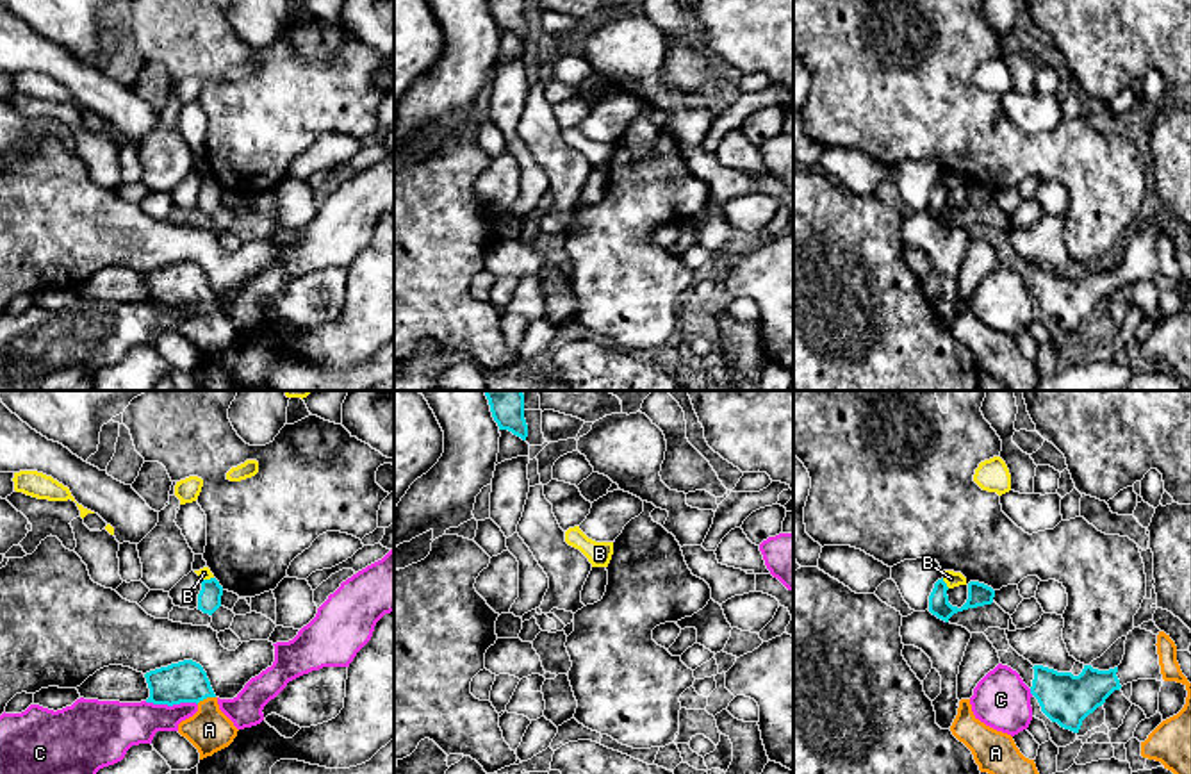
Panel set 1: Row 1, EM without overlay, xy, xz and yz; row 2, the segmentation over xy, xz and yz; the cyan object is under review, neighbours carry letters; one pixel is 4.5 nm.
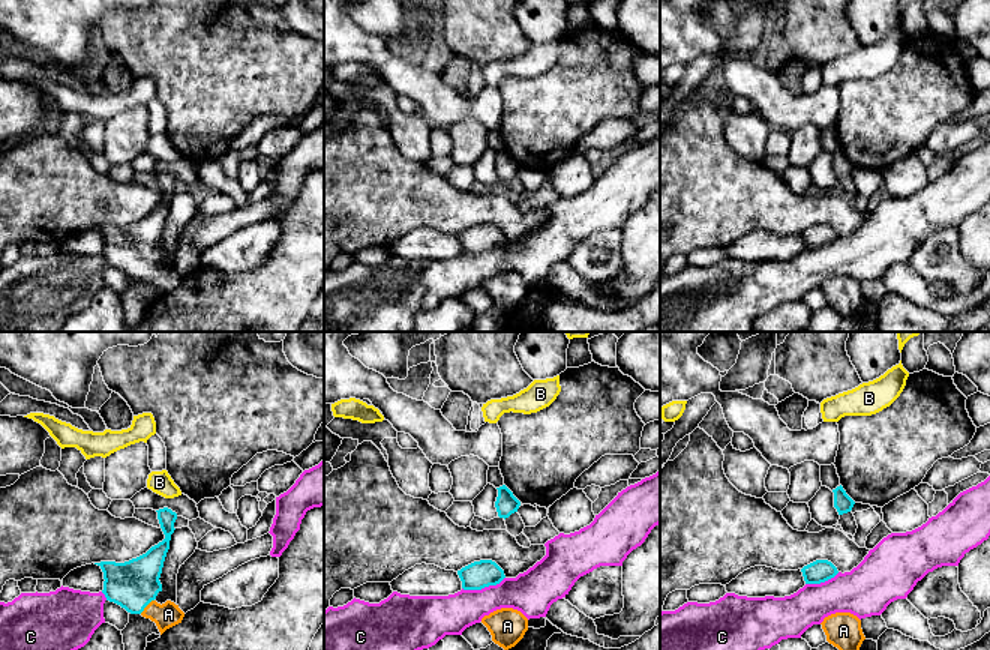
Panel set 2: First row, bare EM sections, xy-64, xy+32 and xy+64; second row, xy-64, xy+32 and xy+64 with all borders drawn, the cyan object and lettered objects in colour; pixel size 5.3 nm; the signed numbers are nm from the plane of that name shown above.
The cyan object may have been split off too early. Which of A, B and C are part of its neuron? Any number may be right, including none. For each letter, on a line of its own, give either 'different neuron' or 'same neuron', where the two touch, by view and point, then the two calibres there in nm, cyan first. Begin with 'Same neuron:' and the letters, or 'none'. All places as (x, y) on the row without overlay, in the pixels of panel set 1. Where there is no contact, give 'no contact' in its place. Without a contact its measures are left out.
Same neuron: none
A: different neuron; meets cyan in xy at (205, 298); 190 nm thick on the cyan side, 200 nm on the other
B: different neuron; meets cyan in yz at (945, 184); 110 nm thick on the cyan side, 70 nm on the other
C: different neuron; meets cyan in xy at (172, 305); 190 nm thick on the cyan side, 200 nm on the other

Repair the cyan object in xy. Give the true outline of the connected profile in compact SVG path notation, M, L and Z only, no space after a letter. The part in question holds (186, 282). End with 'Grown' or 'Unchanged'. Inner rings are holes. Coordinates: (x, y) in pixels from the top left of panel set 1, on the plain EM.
M193 260L150 271L144 278L150 289L146 303L168 307L180 303L198 305L207 298L216 298L207 273Z. Unchanged

